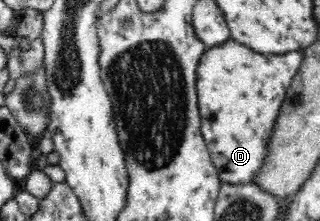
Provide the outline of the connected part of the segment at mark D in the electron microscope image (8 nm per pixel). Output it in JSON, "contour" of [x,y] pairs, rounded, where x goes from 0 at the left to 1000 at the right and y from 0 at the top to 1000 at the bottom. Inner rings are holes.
{"contour":[[[731,181],[653,213],[631,253],[613,326],[628,606],[641,624],[694,828],[775,837],[794,828],[800,796],[813,787],[844,688],[844,633],[869,543],[863,507],[875,507],[894,407],[906,398],[913,353],[931,326],[947,262],[947,235],[913,235],[888,253],[819,253]]]}

